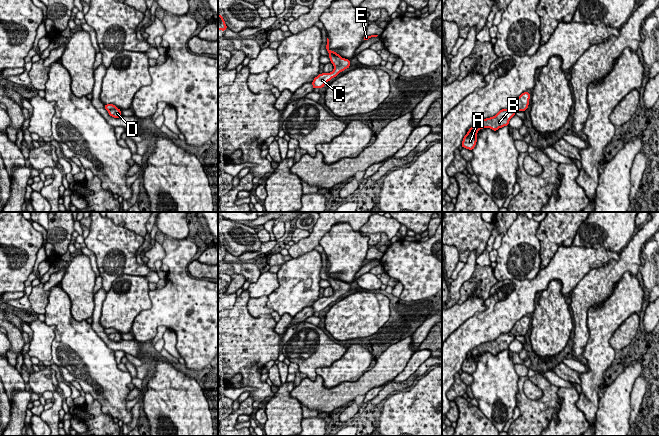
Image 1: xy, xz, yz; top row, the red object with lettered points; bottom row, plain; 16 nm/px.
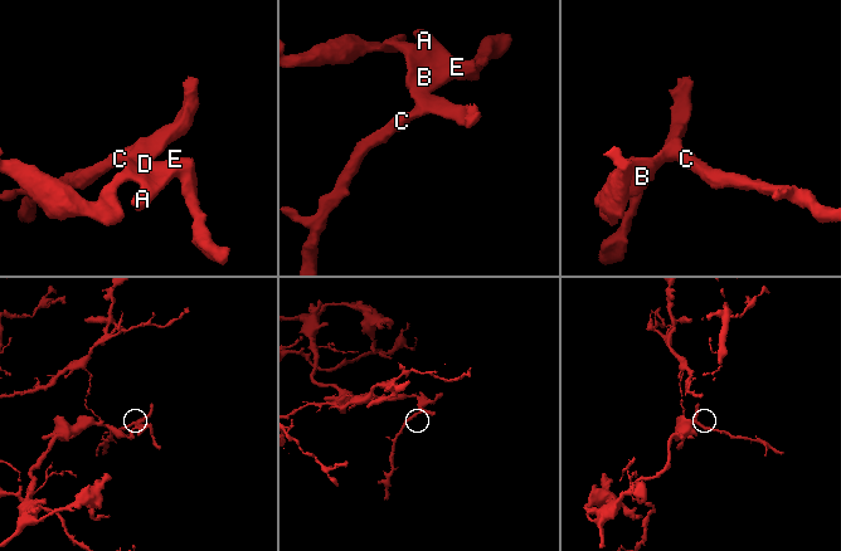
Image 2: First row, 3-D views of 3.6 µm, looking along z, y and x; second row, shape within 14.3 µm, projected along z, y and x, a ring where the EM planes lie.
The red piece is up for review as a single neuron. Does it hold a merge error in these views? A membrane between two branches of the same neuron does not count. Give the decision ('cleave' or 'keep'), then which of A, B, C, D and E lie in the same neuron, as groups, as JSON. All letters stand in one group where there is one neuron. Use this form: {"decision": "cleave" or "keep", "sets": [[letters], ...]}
{"decision": "cleave", "sets": [["A", "B", "D", "E"], ["C"]]}

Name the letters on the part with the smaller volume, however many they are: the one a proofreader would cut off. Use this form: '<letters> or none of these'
C

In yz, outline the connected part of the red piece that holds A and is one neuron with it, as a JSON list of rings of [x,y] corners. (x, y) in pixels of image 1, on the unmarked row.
[[[509,333],[500,334],[495,340],[482,343],[475,347],[464,360],[461,367],[463,372],[473,374],[477,366],[477,356],[483,352],[490,352],[493,355],[497,355],[499,352],[508,350],[509,344],[515,339],[515,336]]]

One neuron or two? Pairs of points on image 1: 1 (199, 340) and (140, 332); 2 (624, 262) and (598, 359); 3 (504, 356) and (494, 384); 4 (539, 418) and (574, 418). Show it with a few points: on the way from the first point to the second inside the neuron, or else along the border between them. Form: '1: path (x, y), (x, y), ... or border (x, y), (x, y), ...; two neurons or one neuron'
1: path (184, 325), (179, 320), (155, 320); one neuron
2: border (635, 275), (626, 272), (605, 300); two neurons
3: path (501, 363), (495, 373), (495, 377); one neuron
4: border (557, 395), (557, 406), (547, 425); two neurons

